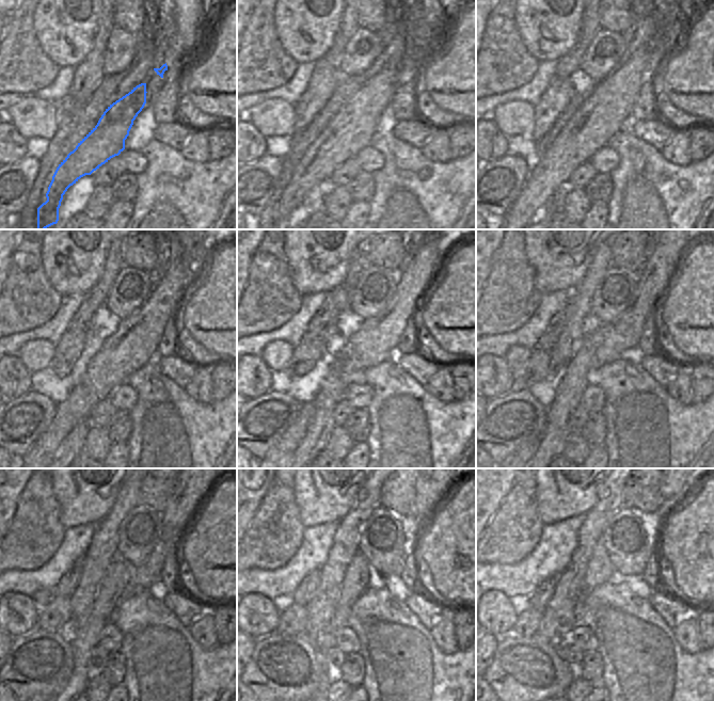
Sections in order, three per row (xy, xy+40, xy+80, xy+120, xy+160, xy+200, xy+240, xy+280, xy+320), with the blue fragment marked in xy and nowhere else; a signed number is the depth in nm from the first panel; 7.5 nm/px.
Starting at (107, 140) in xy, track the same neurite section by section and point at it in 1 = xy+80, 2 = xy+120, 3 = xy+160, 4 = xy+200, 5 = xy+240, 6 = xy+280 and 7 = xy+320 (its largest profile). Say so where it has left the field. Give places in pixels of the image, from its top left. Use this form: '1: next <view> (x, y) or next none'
1: next xy+80 (607, 109)
2: next xy+120 (132, 345)
3: next xy+160 (376, 339)
4: next xy+200 (618, 338)
5: next xy+240 (189, 491)
6: next xy+280 (429, 490)
7: next xy+320 (669, 490)

